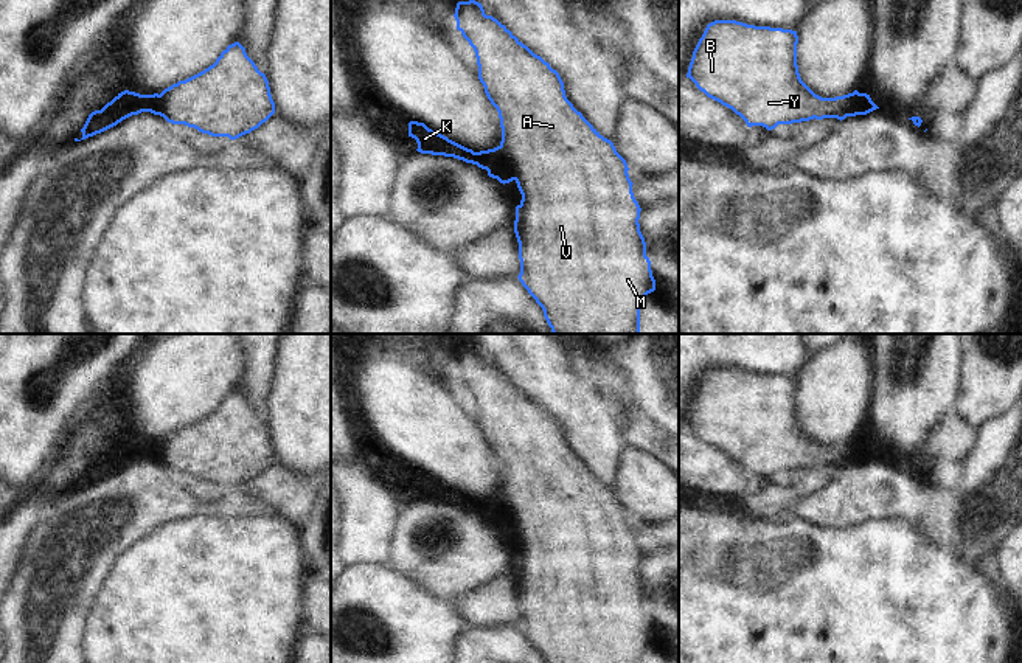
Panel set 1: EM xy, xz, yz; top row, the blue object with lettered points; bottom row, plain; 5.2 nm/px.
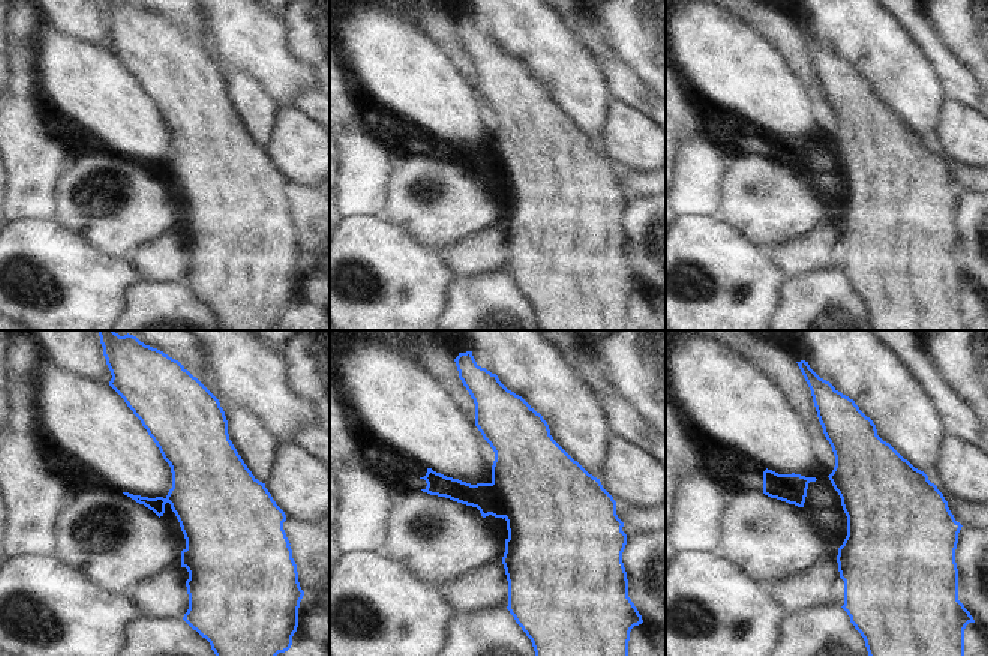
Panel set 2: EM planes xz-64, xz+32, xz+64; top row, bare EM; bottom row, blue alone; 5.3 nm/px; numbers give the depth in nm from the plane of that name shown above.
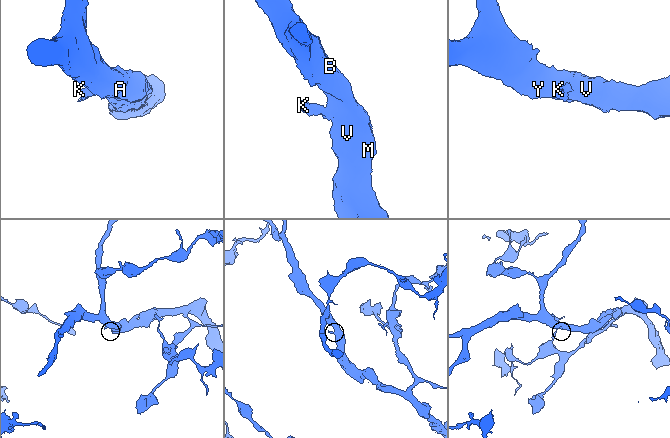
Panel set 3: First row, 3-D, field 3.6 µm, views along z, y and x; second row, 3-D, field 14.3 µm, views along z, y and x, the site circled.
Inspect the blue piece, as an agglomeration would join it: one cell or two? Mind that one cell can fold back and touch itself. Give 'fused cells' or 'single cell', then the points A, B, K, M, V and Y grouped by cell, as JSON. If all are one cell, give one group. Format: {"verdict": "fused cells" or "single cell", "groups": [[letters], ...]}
{"verdict": "fused cells", "groups": [["A", "B", "M", "V", "Y"], ["K"]]}

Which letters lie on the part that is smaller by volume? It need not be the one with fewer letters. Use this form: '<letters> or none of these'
K

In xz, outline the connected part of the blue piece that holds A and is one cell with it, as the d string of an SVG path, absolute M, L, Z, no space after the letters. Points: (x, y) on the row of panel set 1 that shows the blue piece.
M458 2L454 17L457 30L475 51L478 79L499 112L500 148L513 165L513 177L522 194L514 220L519 281L542 307L553 334L640 334L640 309L643 298L655 290L655 279L626 160L567 99L559 73L497 19L486 16L481 3Z

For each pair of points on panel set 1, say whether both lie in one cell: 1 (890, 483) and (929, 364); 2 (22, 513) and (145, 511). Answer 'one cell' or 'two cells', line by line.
1: two cells
2: two cells

